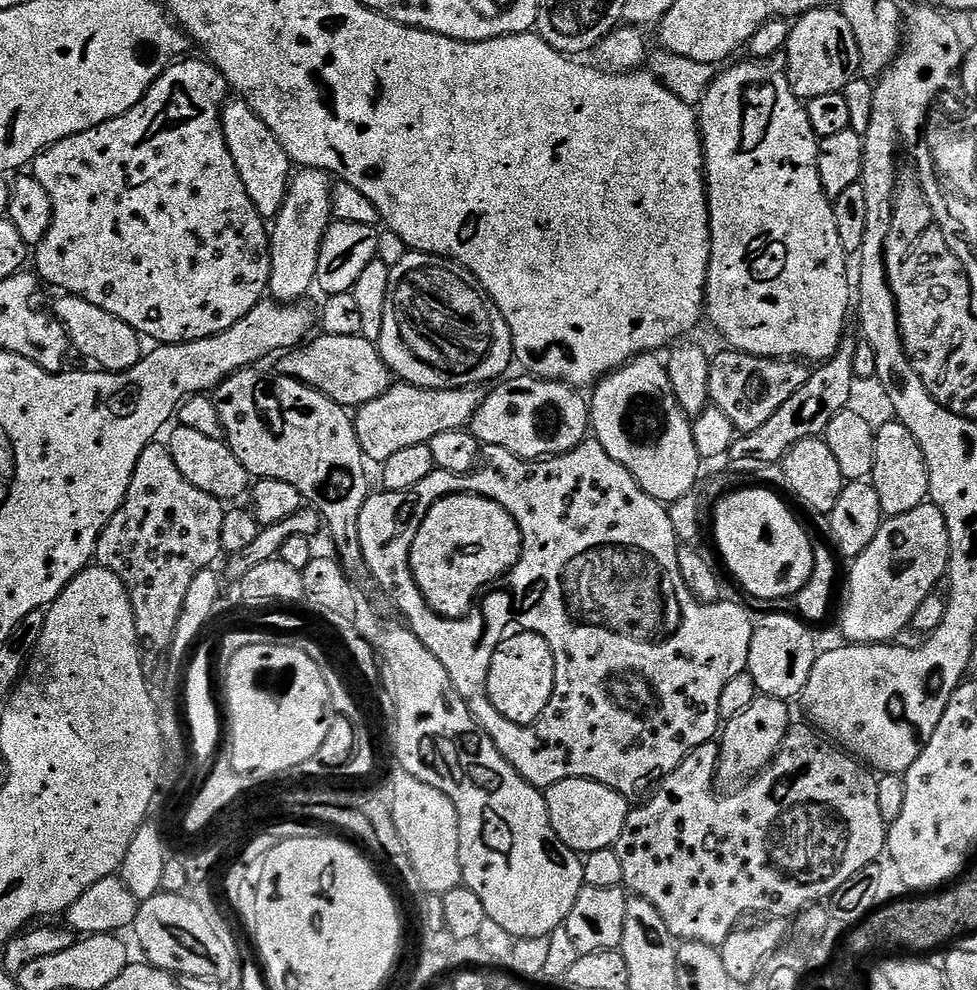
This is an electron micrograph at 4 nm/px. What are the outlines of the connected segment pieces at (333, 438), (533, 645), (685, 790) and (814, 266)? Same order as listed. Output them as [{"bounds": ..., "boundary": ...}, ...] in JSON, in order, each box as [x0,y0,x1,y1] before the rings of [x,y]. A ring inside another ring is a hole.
[{"bounds":[211,366,370,577],"boundary":[[[260,366],[241,368],[227,376],[211,393],[214,406],[218,410],[218,418],[222,418],[228,448],[238,458],[238,462],[242,462],[249,477],[285,480],[290,482],[290,486],[294,486],[294,490],[301,492],[305,501],[320,513],[327,531],[328,528],[332,531],[332,540],[336,543],[335,555],[349,576],[367,577],[368,567],[364,565],[362,546],[358,542],[358,518],[370,495],[369,465],[358,442],[353,413],[326,394],[314,390],[309,384],[275,371],[263,372],[262,369]]]},{"bounds":[487,631,557,725],"boundary":[[[513,631],[492,652],[487,675],[487,698],[504,718],[516,725],[533,724],[553,697],[557,666],[549,642],[533,631]]]},{"bounds":[614,723,886,947],"boundary":[[[807,723],[798,724],[789,727],[784,744],[775,758],[762,771],[751,777],[747,783],[737,787],[740,788],[737,792],[732,792],[729,796],[719,796],[716,793],[712,779],[715,781],[718,776],[720,745],[716,742],[709,742],[695,748],[666,779],[661,780],[655,791],[643,803],[636,806],[641,806],[641,808],[633,807],[629,811],[626,826],[622,826],[622,834],[614,845],[618,859],[622,862],[623,887],[632,896],[641,896],[643,900],[650,902],[650,906],[654,906],[654,910],[658,910],[658,914],[662,914],[662,922],[666,922],[670,934],[676,937],[677,941],[719,947],[743,921],[740,919],[747,912],[761,912],[761,917],[764,918],[795,918],[805,908],[811,908],[817,902],[824,902],[835,897],[836,891],[846,882],[850,882],[850,878],[854,878],[854,874],[871,869],[875,865],[872,863],[880,855],[882,857],[885,855],[886,825],[878,806],[877,777],[861,761],[853,758],[847,751],[841,750],[835,743],[825,739],[815,727],[809,726]]]},{"bounds":[698,58,854,362],"boundary":[[[747,58],[741,64],[733,63],[733,68],[725,67],[717,71],[710,90],[698,106],[700,136],[704,140],[704,179],[708,185],[708,225],[712,231],[712,253],[708,263],[708,281],[704,291],[707,323],[712,323],[720,331],[729,349],[755,356],[775,356],[795,358],[801,362],[823,362],[829,360],[838,350],[840,341],[846,335],[844,323],[848,320],[848,303],[853,303],[854,288],[848,285],[848,260],[842,238],[838,238],[838,226],[834,222],[832,201],[826,190],[822,190],[822,178],[818,174],[818,146],[814,126],[810,126],[805,101],[799,100],[790,90],[788,74],[779,59],[758,60]]]}]

